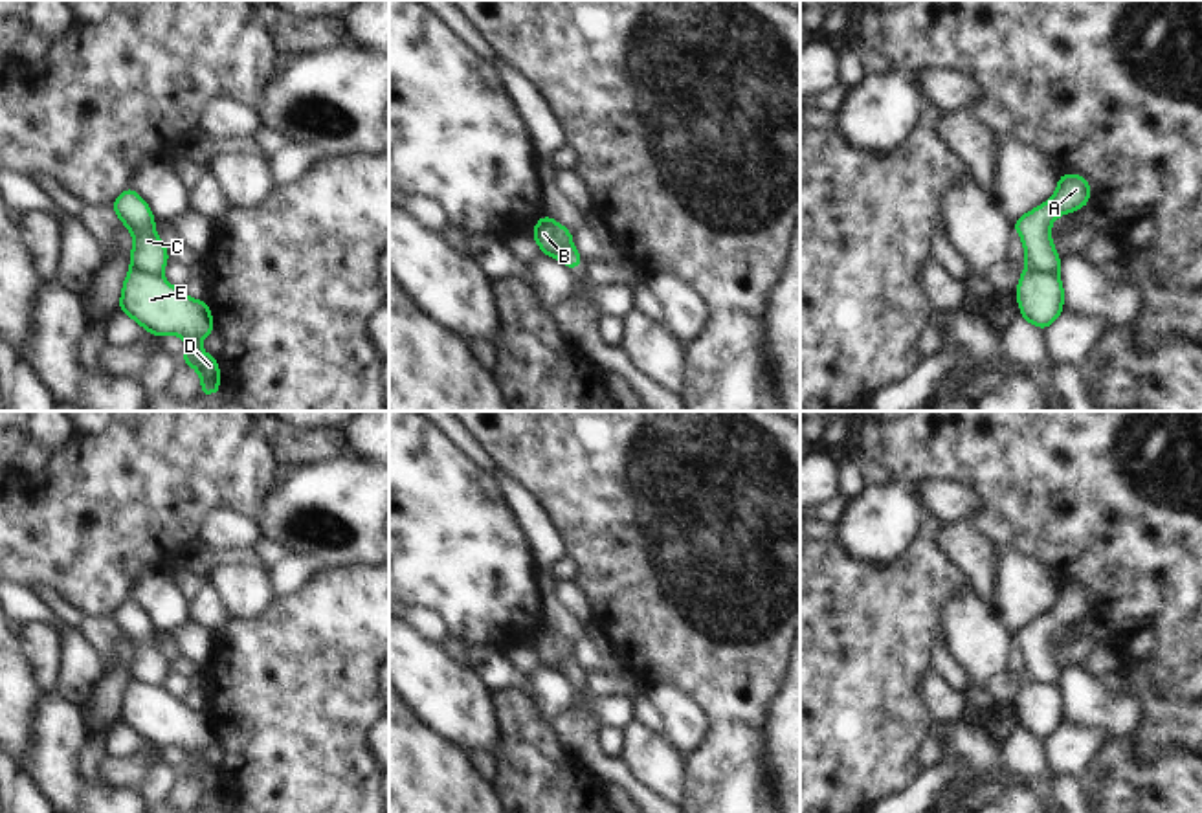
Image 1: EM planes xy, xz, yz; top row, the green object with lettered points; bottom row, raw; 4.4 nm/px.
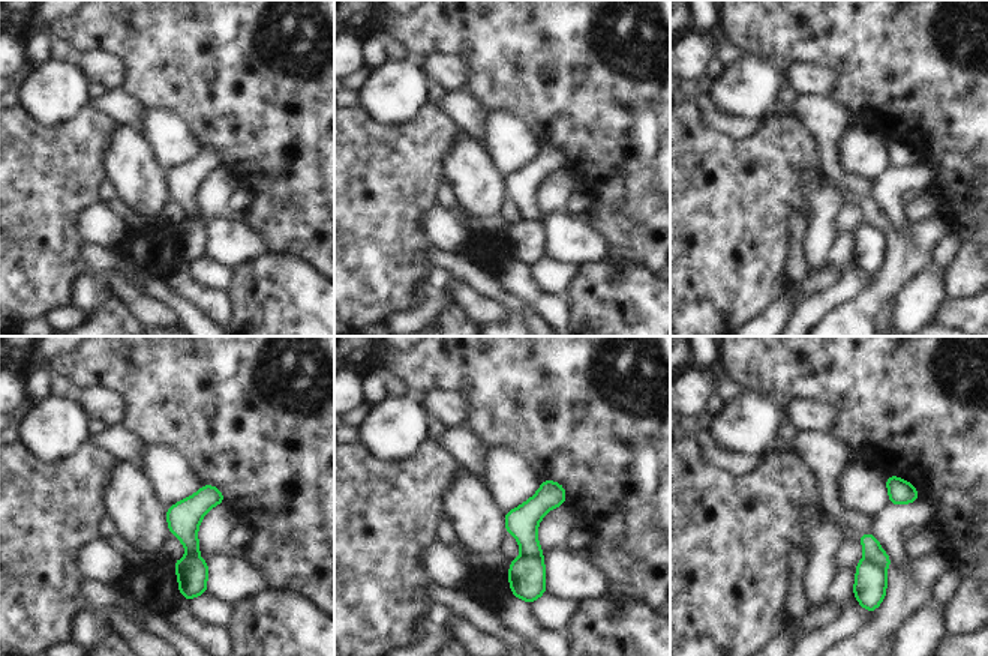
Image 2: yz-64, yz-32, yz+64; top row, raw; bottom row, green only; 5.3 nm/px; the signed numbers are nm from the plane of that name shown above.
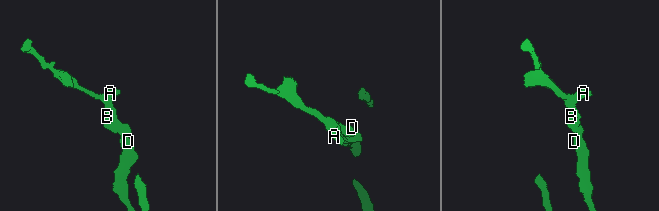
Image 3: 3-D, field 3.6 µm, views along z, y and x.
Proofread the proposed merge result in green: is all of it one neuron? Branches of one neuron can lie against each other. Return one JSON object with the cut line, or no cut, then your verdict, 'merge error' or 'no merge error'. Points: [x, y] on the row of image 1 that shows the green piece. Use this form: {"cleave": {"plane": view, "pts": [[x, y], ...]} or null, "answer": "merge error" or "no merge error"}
{"cleave": {"plane": "yz", "pts": [[1028, 265], [1057, 276]]}, "answer": "merge error"}

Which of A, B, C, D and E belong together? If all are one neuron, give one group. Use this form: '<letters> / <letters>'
A C / B D E

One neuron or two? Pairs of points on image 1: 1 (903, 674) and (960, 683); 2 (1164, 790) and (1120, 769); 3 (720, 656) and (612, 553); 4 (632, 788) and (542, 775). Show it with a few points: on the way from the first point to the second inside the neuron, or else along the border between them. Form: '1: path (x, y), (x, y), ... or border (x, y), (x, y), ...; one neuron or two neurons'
1: border (944, 641), (934, 646), (933, 668); two neurons
2: path (1153, 790), (1140, 790), (1131, 780); one neuron
3: path (692, 630), (639, 579); one neuron
4: border (571, 757), (606, 784); two neurons

